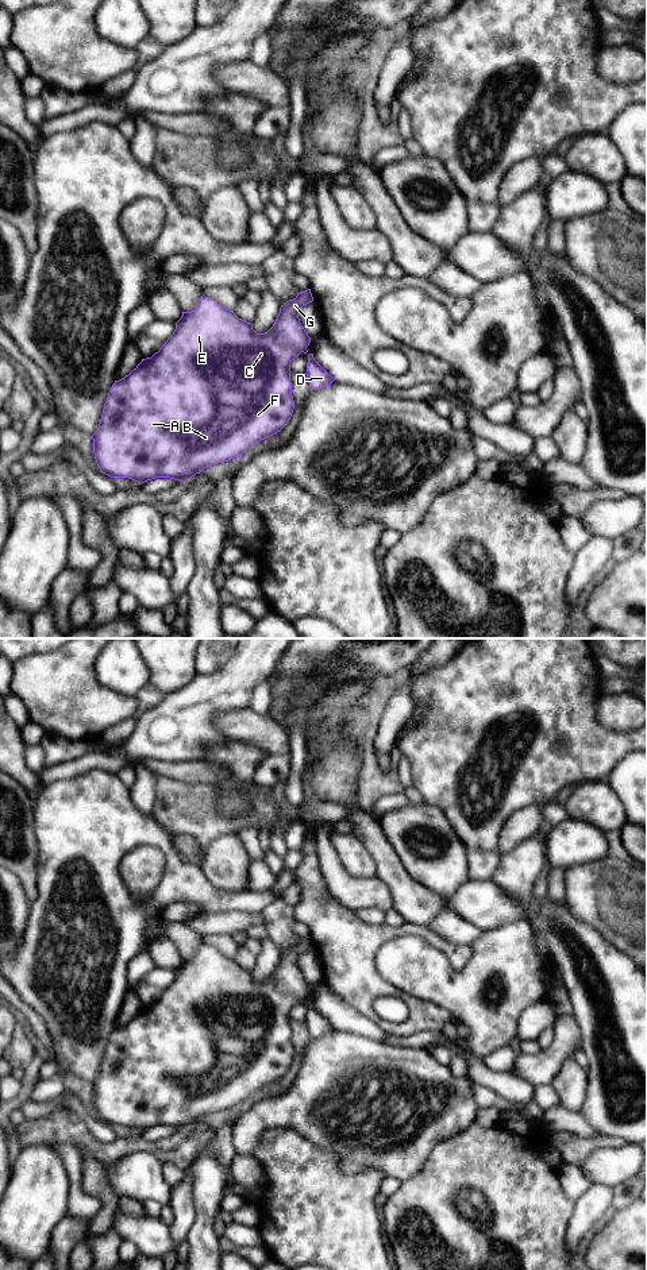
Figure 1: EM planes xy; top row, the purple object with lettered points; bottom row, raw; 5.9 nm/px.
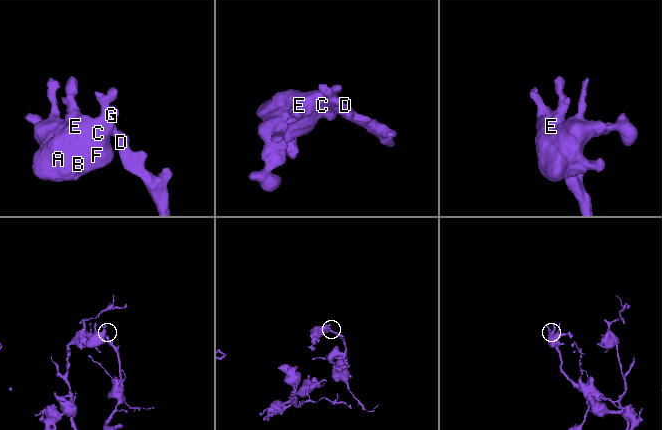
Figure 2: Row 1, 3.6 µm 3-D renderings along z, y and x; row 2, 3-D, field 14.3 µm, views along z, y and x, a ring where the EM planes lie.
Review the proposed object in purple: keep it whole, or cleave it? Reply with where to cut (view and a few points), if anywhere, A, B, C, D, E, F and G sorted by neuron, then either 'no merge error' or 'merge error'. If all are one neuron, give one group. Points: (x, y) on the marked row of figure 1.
no cut; A B C D E F G; no merge error

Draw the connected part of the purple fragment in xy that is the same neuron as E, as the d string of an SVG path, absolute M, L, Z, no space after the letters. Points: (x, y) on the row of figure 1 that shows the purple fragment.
M311 289L297 293L281 305L273 327L265 333L257 333L251 323L203 294L192 312L182 312L173 335L159 351L142 359L128 375L112 385L99 428L92 435L100 472L111 478L128 478L139 485L155 478L186 482L203 468L235 459L280 432L294 409L290 363L301 352L307 354L311 343L299 312L312 301Z

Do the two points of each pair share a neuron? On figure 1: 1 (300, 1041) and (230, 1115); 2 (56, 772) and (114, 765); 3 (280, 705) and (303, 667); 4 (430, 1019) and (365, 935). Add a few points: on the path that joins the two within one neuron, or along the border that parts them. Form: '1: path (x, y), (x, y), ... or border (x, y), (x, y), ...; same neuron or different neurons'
1: path (296, 1064), (292, 1073), (280, 1085), (253, 1099); same neuron
2: path (70, 768), (84, 763), (99, 763); same neuron
3: path (288, 695), (295, 687), (296, 676); same neuron
4: path (405, 998), (385, 989), (365, 969), (365, 960); same neuron

